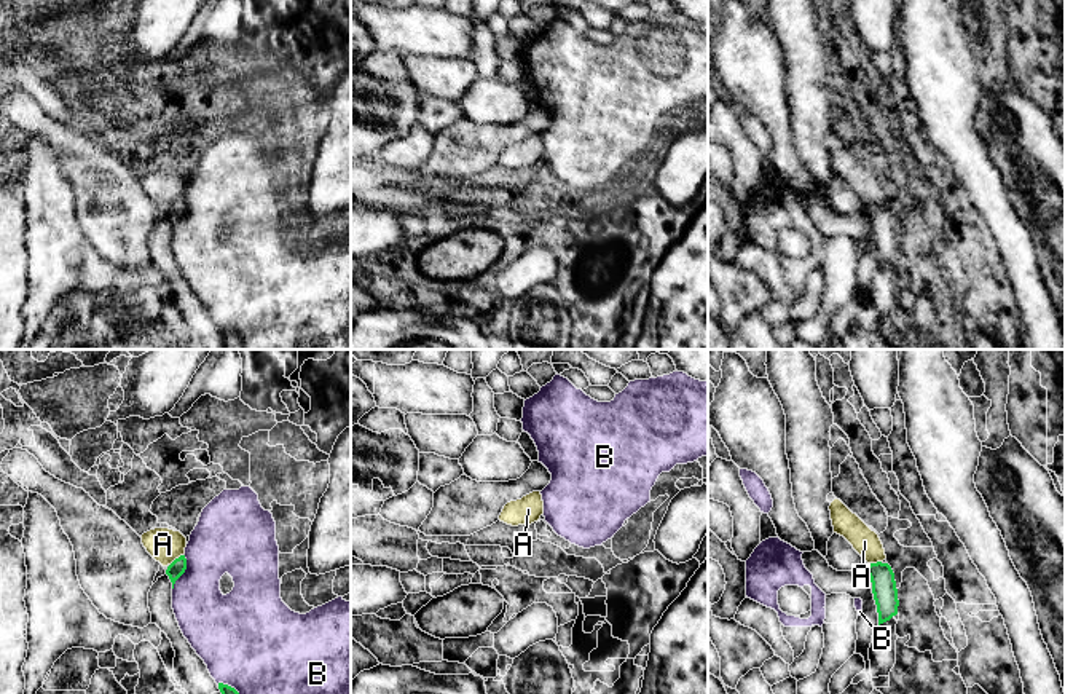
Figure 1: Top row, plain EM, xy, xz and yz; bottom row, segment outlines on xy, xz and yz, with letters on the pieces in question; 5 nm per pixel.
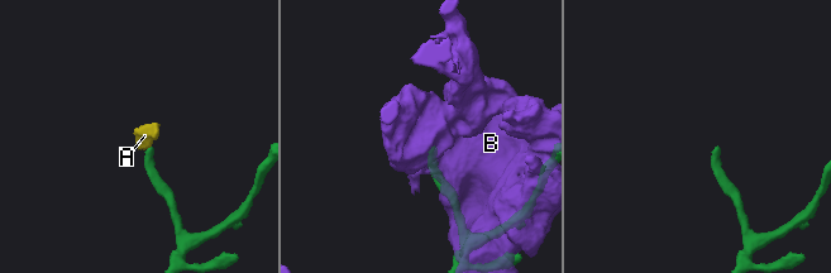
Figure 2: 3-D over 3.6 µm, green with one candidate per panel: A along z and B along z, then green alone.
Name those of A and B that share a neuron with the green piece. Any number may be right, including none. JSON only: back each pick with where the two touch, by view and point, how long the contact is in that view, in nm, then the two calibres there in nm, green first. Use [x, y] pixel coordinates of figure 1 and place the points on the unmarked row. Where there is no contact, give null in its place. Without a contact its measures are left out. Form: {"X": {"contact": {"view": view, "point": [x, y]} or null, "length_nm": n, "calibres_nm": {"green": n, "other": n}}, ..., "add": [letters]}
{"add": []}

